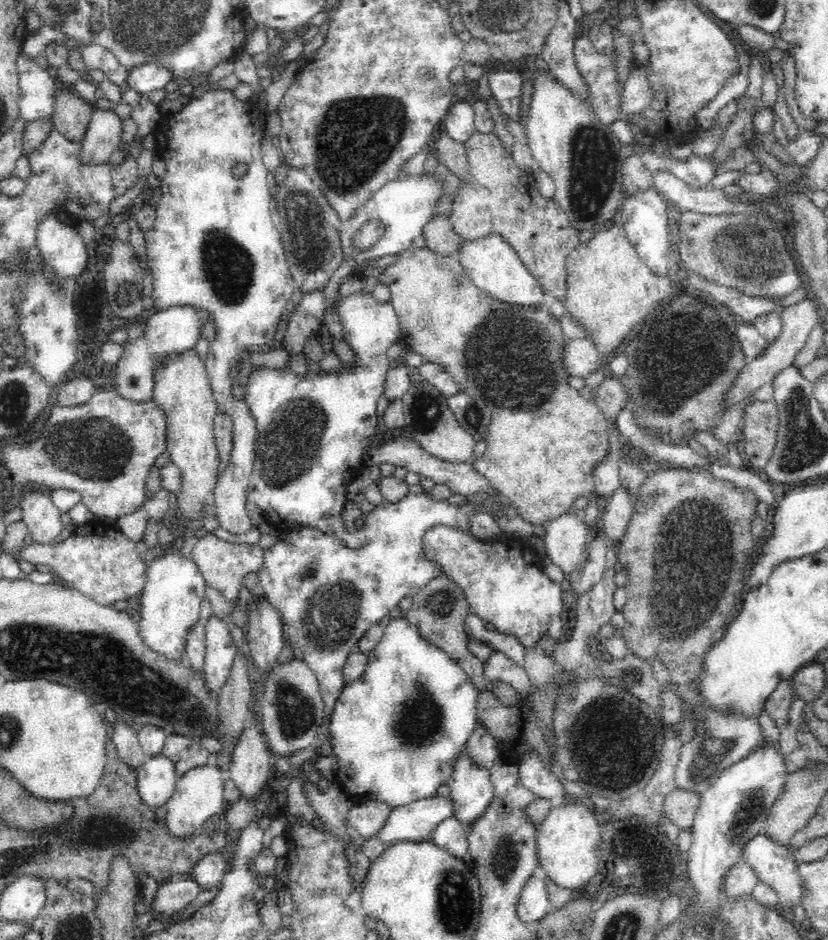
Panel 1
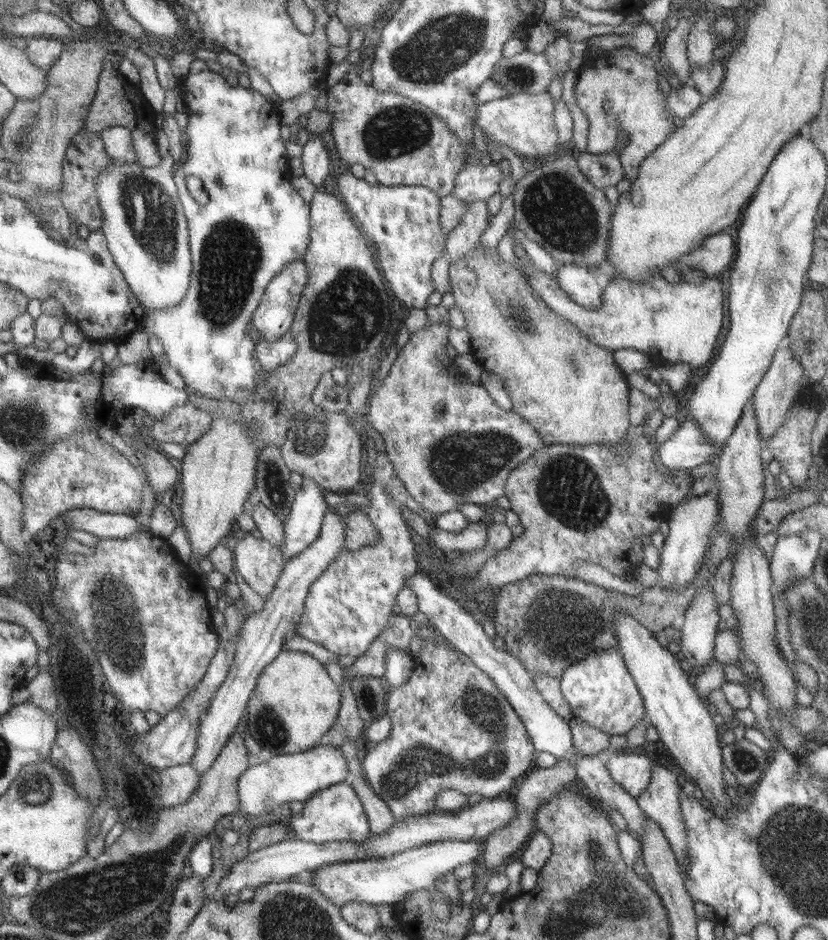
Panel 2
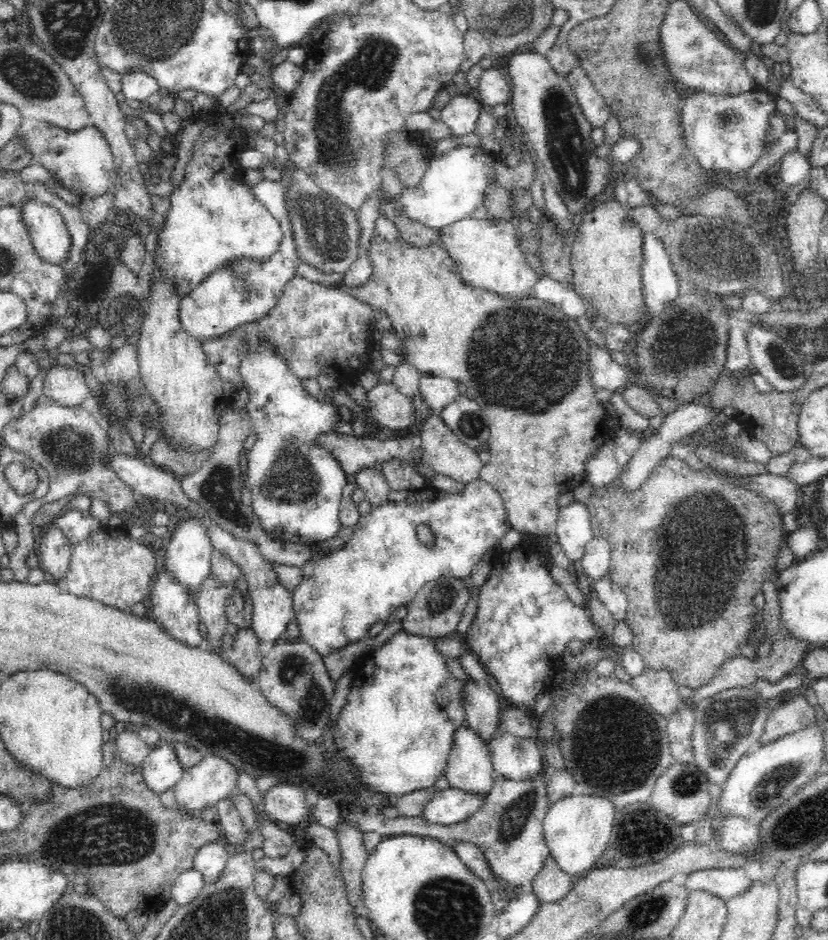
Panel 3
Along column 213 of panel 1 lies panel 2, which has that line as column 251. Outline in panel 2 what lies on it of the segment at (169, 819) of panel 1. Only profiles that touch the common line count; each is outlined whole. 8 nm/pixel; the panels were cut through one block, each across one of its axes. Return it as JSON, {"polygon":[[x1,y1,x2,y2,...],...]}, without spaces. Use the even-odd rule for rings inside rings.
{"polygon":[[320,745,306,752,290,755,273,755,269,760,250,765,238,779,240,813,251,818,273,812,286,802,305,802,316,792,333,784,346,782,349,778,349,752,332,745]]}

